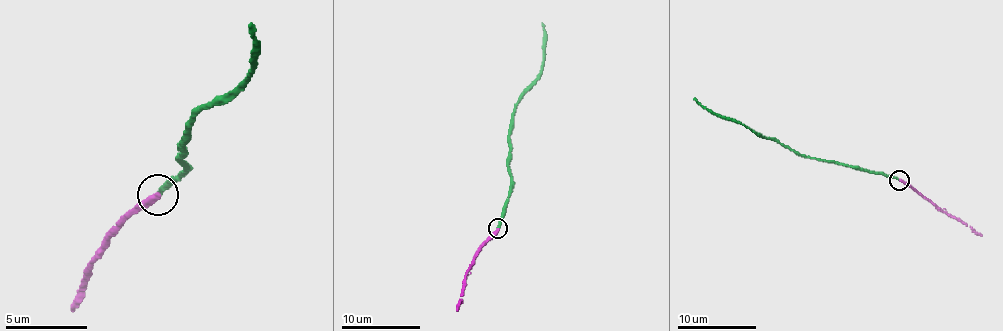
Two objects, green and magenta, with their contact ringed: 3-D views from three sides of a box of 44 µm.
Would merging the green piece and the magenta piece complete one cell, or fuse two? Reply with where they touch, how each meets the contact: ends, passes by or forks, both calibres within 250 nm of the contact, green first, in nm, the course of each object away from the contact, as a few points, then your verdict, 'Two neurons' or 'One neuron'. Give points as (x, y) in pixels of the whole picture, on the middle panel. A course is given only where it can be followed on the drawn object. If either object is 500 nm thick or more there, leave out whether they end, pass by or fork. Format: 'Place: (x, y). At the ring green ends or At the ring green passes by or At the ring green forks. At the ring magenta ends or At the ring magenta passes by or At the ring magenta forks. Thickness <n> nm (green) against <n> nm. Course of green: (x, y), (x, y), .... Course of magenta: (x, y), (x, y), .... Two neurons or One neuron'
Place: (498, 228). At the ring green ends. At the ring magenta ends. Thickness 320 nm (green) against 380 nm. Course of green: (497, 227), (509, 195), (511, 113), (521, 94), (540, 72), (542, 23). Course of magenta: (497, 229), (464, 278), (464, 291), (456, 311). One neuron

